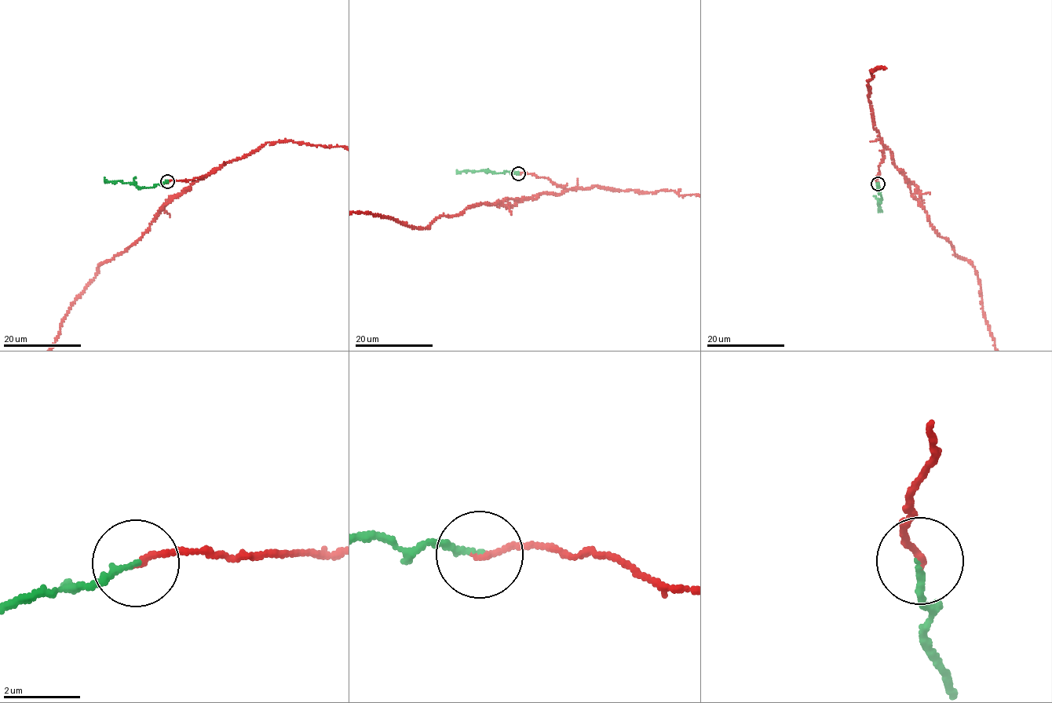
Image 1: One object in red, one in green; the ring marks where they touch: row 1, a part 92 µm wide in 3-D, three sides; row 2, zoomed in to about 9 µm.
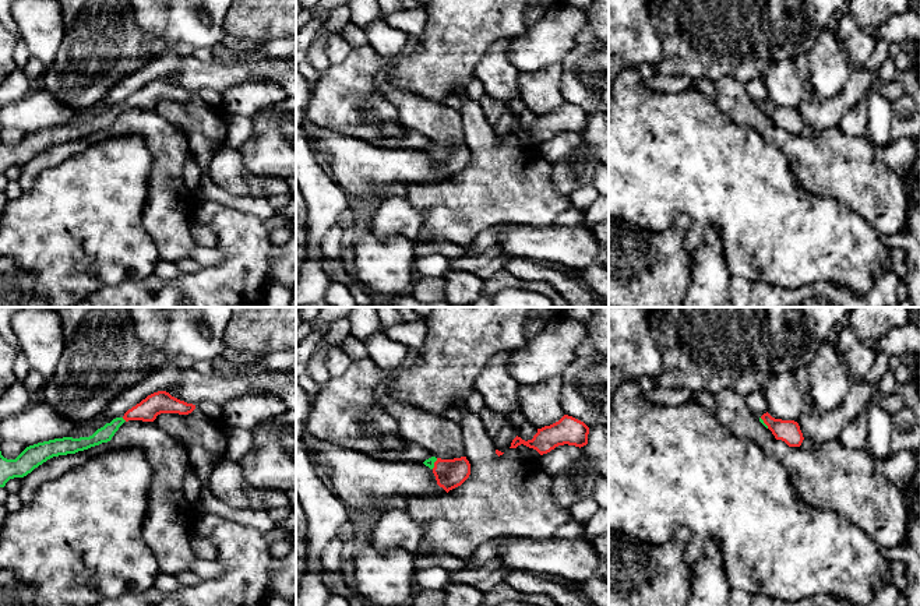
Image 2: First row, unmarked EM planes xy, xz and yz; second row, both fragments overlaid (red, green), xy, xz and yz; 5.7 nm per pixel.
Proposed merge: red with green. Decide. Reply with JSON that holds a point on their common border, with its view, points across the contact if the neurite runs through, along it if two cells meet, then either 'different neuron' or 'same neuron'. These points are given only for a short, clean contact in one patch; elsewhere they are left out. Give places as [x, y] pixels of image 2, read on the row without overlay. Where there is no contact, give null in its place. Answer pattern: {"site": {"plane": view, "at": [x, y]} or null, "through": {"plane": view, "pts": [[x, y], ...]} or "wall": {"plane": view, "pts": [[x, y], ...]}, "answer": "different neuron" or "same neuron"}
{"site": {"plane": "xy", "at": [124, 106]}, "answer": "same neuron"}

